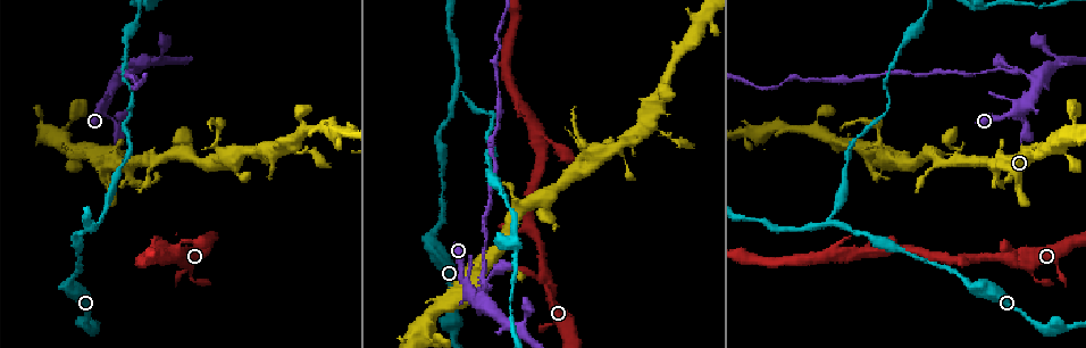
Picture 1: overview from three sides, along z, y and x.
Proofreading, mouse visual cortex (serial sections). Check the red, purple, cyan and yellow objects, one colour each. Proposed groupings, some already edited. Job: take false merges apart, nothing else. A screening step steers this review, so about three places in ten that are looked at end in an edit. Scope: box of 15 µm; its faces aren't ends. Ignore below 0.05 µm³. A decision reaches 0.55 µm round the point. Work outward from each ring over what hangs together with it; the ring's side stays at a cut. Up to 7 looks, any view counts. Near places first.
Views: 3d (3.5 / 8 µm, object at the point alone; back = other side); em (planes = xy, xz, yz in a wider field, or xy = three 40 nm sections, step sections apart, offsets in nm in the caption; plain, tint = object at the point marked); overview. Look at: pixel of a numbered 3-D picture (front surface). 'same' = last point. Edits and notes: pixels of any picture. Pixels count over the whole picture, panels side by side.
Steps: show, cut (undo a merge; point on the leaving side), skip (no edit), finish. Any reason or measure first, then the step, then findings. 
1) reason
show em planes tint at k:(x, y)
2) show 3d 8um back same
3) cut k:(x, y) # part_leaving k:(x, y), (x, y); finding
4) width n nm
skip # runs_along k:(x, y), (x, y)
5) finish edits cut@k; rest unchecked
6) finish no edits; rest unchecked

branch point
show 3d 3.5um at 1:(941, 161)

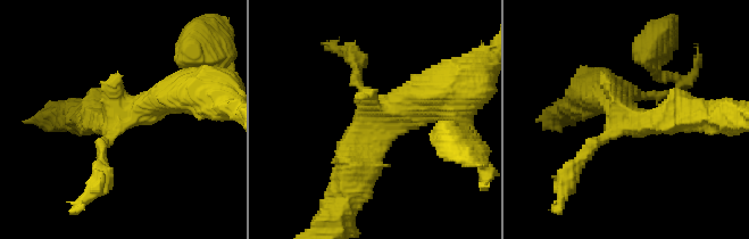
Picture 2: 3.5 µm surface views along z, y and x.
show em planes tint at 2:(125, 118)

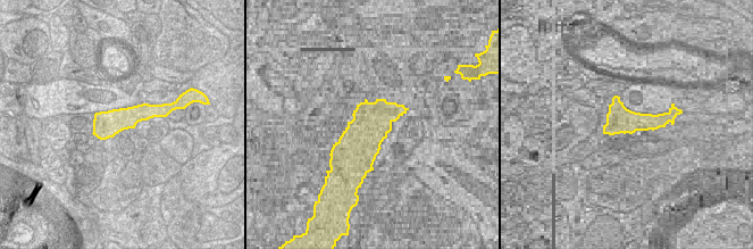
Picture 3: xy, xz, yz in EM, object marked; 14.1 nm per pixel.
skip # runs_along 2:(349, 178), (371, 122), (440, 90); one cell here

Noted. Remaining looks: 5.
small branch off a trunk
show 3d 3.5um at 1:(485, 282)

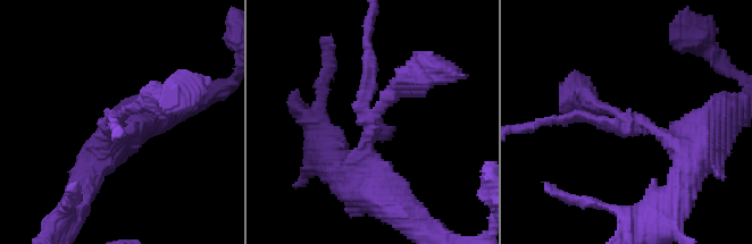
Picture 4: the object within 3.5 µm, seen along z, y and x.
arms 3; arm_widths 150, 200, 400 nm
show em xy step 1 plain at 4:(367, 120)

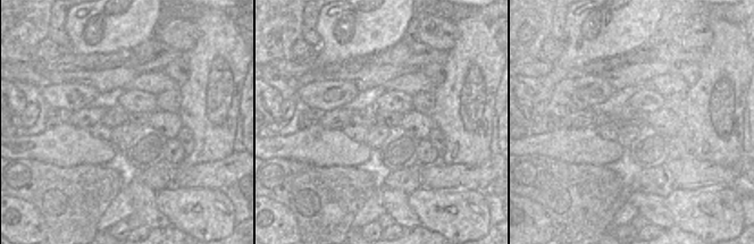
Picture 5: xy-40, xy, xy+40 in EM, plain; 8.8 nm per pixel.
show em xy step 1 tint same

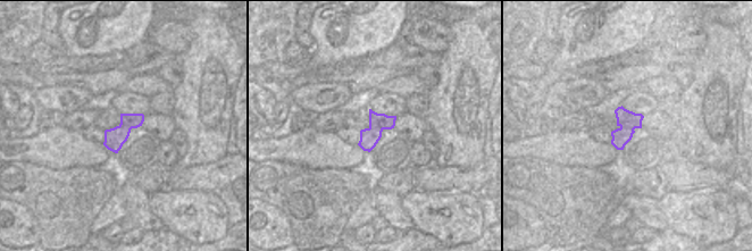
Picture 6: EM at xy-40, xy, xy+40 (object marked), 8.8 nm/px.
cut 4:(576, 116) # part_leaving 4:(627, 124), (569, 117), (531, 127); two cells meet here

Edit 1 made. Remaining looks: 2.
arms part here
show 3d 8um at 1:(825, 225)

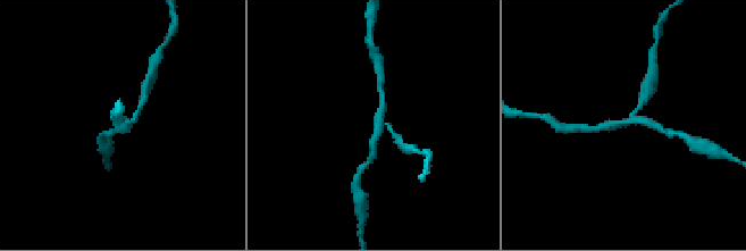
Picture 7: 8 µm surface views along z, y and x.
arms 3; arm_widths 200, 200, 200 nm
show em planes tint at 7:(126, 120)

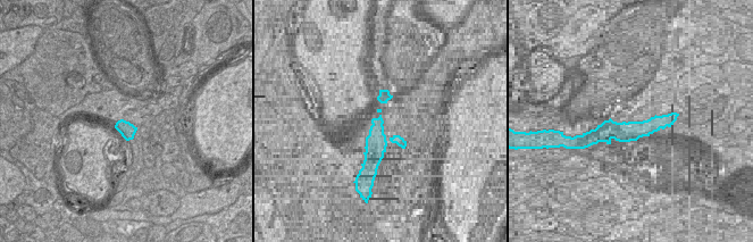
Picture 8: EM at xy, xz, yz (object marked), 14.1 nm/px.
cut 7:(642, 101) # part_leaving 7:(131, 122), (148, 83); two cells meet here

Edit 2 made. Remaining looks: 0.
finish edits cut@4, cut@7; rest unchecked

